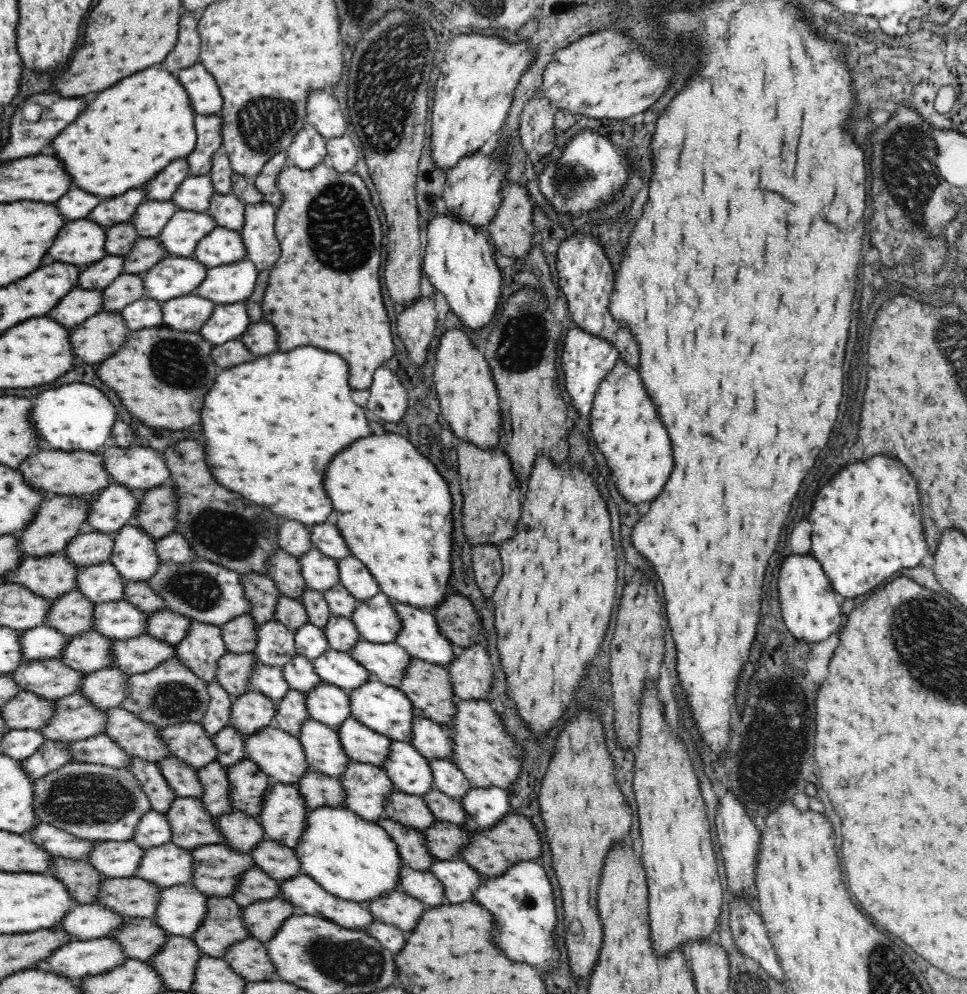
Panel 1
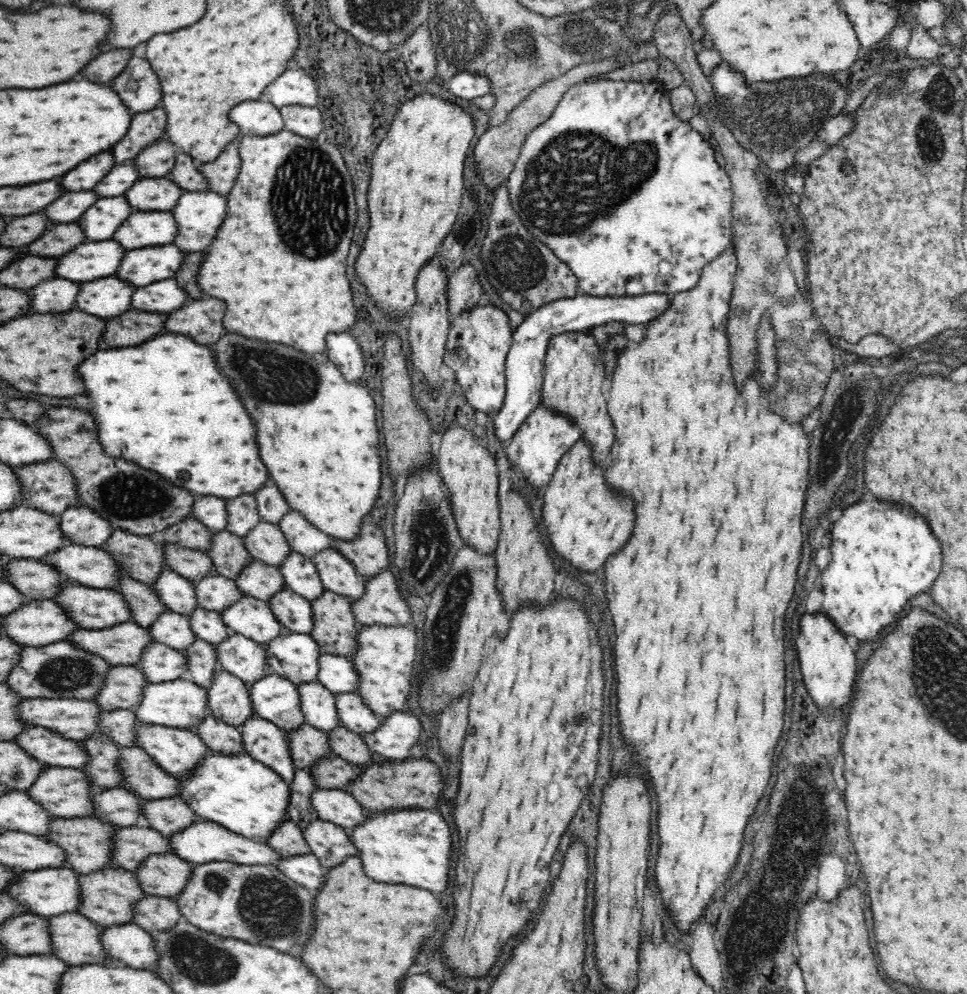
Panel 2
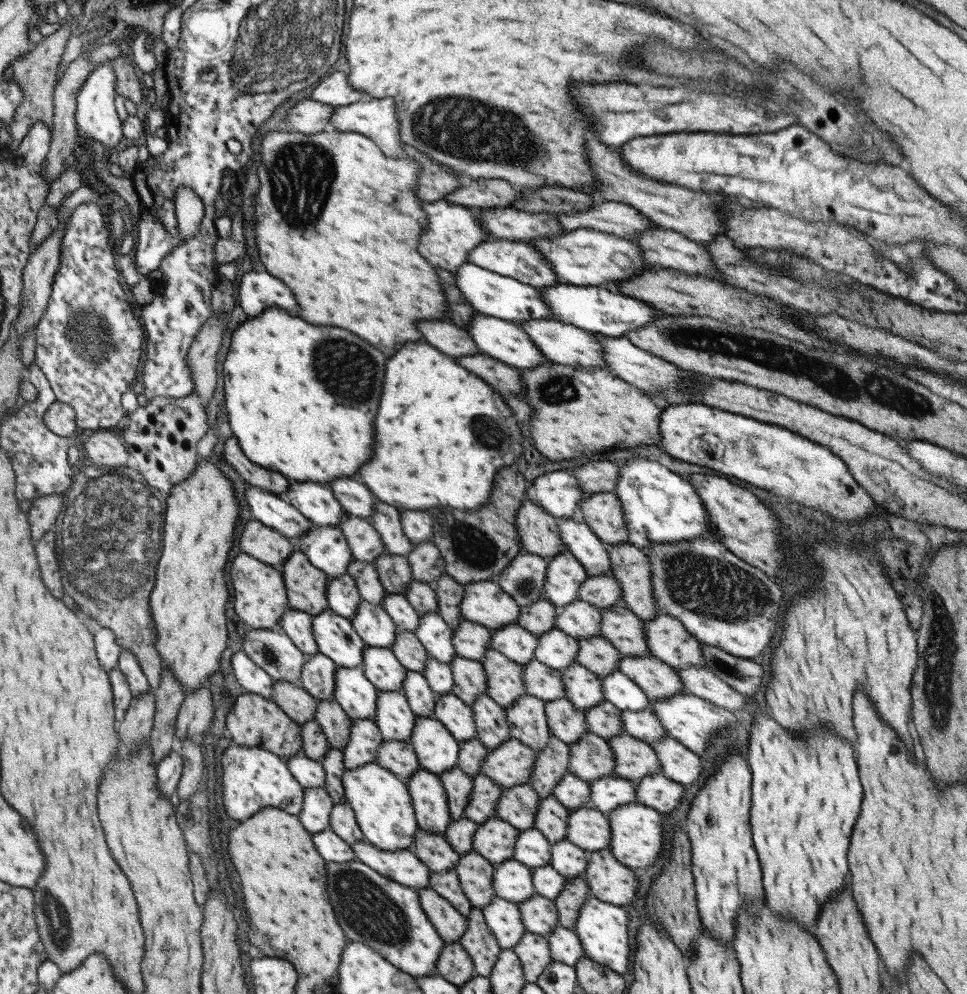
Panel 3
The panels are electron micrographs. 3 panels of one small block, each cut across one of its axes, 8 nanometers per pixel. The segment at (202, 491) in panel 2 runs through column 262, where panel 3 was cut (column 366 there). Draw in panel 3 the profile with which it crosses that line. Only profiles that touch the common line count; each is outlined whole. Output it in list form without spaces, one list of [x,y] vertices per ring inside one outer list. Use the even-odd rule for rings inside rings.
[[[408,342],[386,362],[384,394],[374,424],[376,454],[366,466],[362,466],[360,481],[379,501],[401,511],[426,511],[448,506],[460,511],[482,509],[490,499],[496,472],[502,466],[515,466],[516,458],[524,452],[524,438],[522,432],[518,436],[516,418],[514,434],[510,430],[512,416],[512,410],[486,382],[458,366],[450,356],[430,344]]]

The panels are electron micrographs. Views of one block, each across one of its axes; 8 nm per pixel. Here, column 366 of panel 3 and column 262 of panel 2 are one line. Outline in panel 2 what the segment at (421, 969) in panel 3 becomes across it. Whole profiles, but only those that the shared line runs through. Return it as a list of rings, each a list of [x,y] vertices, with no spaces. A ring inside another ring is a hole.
[[[210,862],[193,865],[193,876],[174,900],[183,918],[190,924],[222,938],[237,938],[250,944],[271,946],[286,954],[298,956],[296,948],[304,946],[314,930],[314,894],[300,884],[292,882],[278,868],[270,866],[244,866],[232,862]]]

